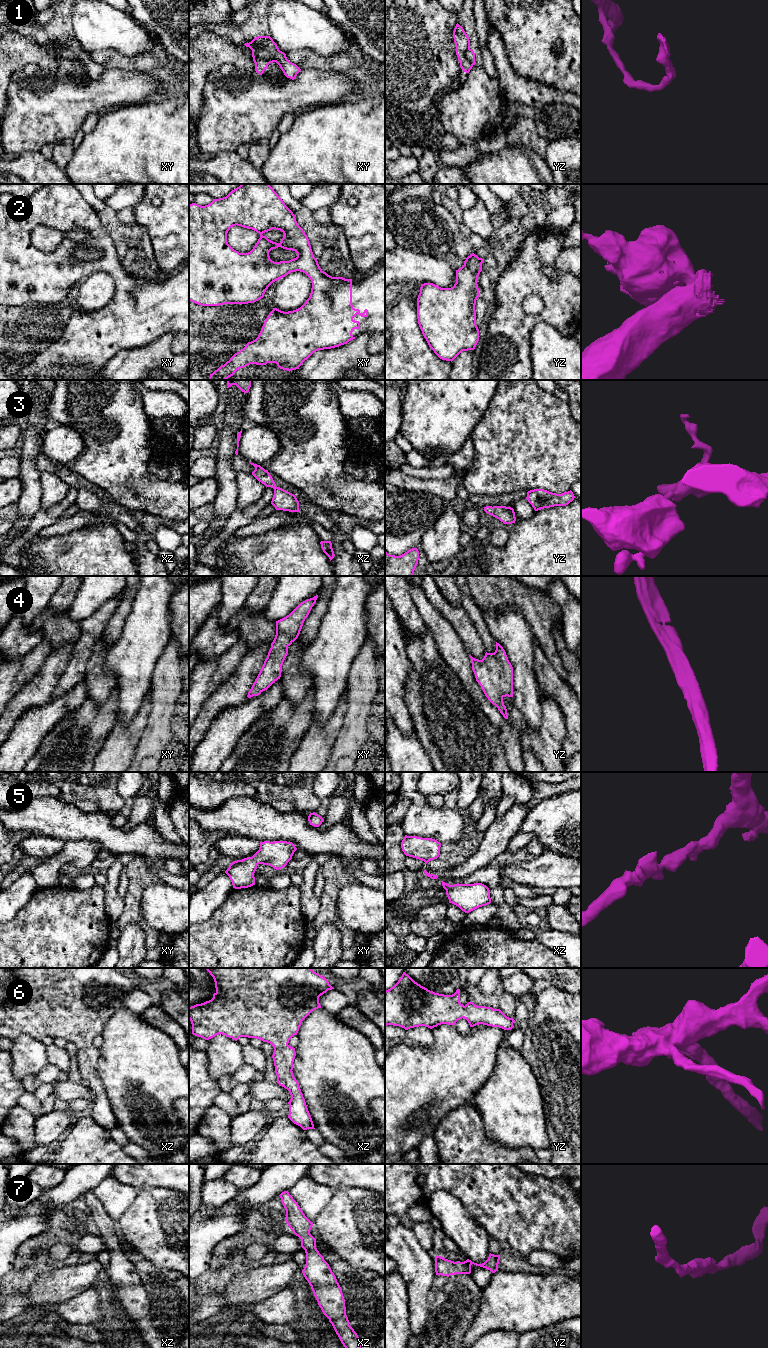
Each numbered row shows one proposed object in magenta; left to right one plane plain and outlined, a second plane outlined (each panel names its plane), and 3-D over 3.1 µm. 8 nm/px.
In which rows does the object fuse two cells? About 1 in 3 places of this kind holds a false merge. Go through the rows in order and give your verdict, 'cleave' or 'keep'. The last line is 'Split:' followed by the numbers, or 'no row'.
1: cleave
2: keep
3: keep
4: keep
5: keep
6: keep
7: keep
Split: 1

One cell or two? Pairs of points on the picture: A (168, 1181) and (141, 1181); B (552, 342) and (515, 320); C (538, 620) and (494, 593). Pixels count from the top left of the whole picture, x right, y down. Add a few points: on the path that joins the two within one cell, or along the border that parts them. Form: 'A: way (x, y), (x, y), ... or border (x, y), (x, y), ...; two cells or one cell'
A: way (161, 1181), (148, 1181); one cell
B: border (556, 329), (538, 321), (531, 330), (529, 352); two cells
C: way (527, 609), (511, 593), (505, 593); one cell

